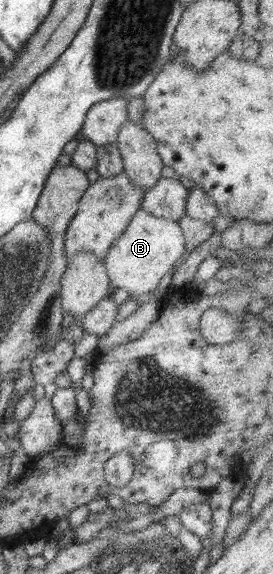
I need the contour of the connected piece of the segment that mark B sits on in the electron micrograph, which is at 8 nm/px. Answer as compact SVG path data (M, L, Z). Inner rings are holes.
M140 208L133 214L126 231L114 242L102 262L110 283L116 289L122 289L131 296L148 294L158 288L162 276L174 270L174 263L179 262L186 249L186 240L178 222L157 218Z

